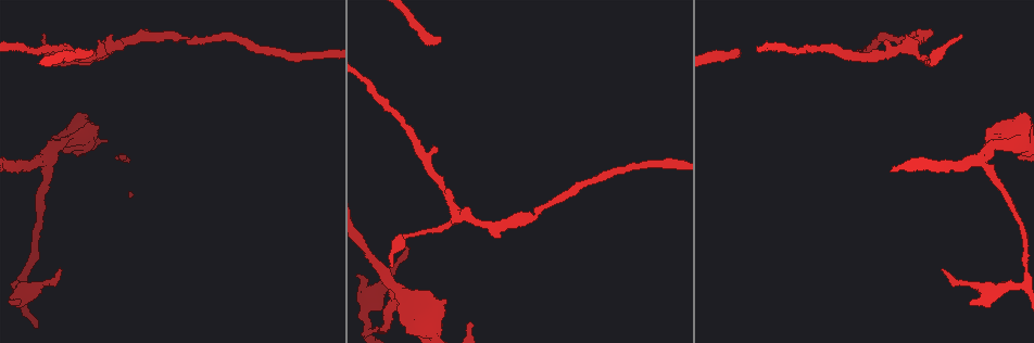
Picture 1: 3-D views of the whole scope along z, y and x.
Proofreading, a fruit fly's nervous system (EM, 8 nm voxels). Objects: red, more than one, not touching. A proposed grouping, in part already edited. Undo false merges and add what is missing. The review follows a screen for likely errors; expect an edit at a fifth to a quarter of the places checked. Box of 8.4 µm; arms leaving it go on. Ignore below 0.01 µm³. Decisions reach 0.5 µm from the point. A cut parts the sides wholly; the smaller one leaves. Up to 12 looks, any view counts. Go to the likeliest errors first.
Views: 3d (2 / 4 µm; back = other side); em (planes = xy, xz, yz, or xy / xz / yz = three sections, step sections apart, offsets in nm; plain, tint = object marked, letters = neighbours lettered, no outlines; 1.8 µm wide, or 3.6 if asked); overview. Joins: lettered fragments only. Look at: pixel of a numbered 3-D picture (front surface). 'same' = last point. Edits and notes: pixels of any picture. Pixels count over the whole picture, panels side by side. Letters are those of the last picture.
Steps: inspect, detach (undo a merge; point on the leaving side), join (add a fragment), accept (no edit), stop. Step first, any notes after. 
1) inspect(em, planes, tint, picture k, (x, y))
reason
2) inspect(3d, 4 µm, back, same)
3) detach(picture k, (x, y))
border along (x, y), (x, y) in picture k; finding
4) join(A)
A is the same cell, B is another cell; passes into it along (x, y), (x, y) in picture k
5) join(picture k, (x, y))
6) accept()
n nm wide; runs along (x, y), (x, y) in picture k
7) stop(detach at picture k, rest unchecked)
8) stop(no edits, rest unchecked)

inspect(3d, 4 µm, picture 1, (737, 53))
end of a long branch

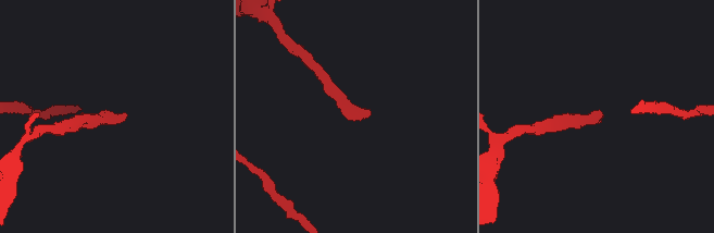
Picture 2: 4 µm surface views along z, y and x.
inspect(em, xy, step 8, letters, picture 2, (125, 112))
need the tissue

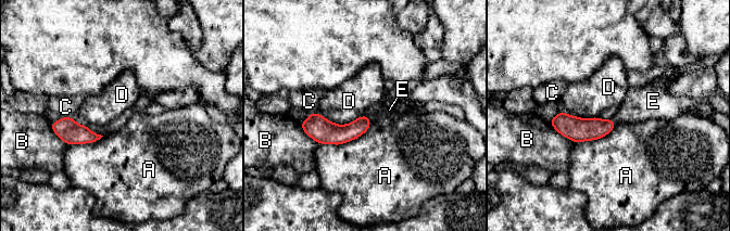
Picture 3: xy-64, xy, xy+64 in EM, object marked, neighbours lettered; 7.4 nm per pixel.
join(E)
130 nm wide; E is the same cell, A, B, C and D are other cells; it goes on there

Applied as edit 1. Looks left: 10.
inspect(em, xz, step 8, letters, picture 1, (992, 291))
abrupt turn

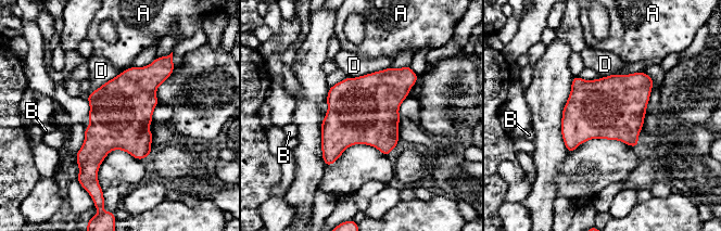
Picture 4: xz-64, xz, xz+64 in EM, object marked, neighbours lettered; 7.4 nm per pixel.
accept()
A, B and D are other cells; border along (389, 66), (364, 75), (348, 77) in picture 4; one neuron here

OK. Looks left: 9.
inspect(em, planes, letters, picture 1, (43, 36))
tapers out

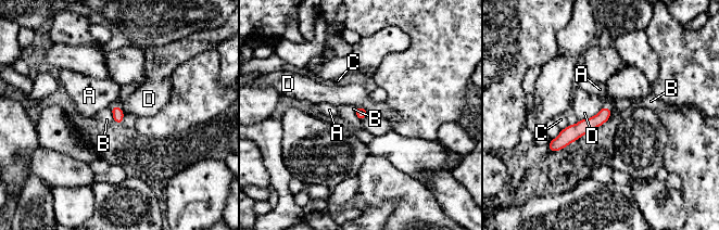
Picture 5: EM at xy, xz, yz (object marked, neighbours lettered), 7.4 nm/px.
accept()
80 nm wide; A, B, C and D are other cells; border along (354, 109), (355, 115), (361, 120) in picture 5; none of them fits

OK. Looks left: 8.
inspect(em, yz, step 4, tint, picture 1, (457, 215))
three-way junction

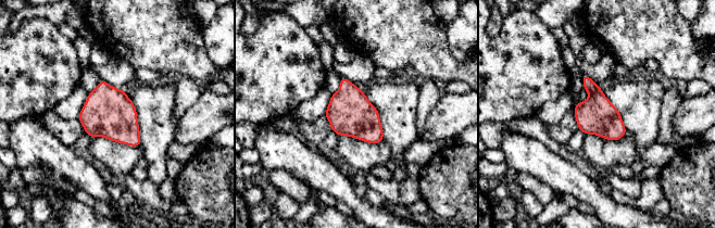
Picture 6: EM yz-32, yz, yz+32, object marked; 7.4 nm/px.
inspect(em, planes, letters, same)

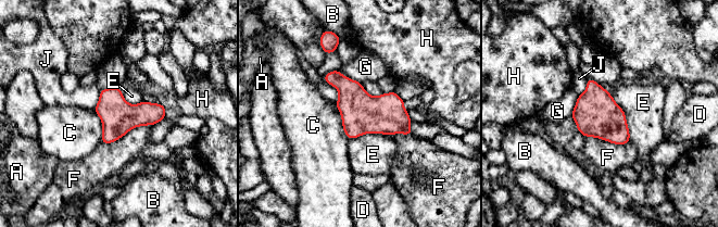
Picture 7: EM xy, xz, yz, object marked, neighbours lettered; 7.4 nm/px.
accept()
A, B, C, D, E, F, G, H and J are other cells; border along (609, 92), (624, 111), (630, 140) in picture 7; all the same neuron

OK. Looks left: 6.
stop(join at picture 3, rest unchecked)

